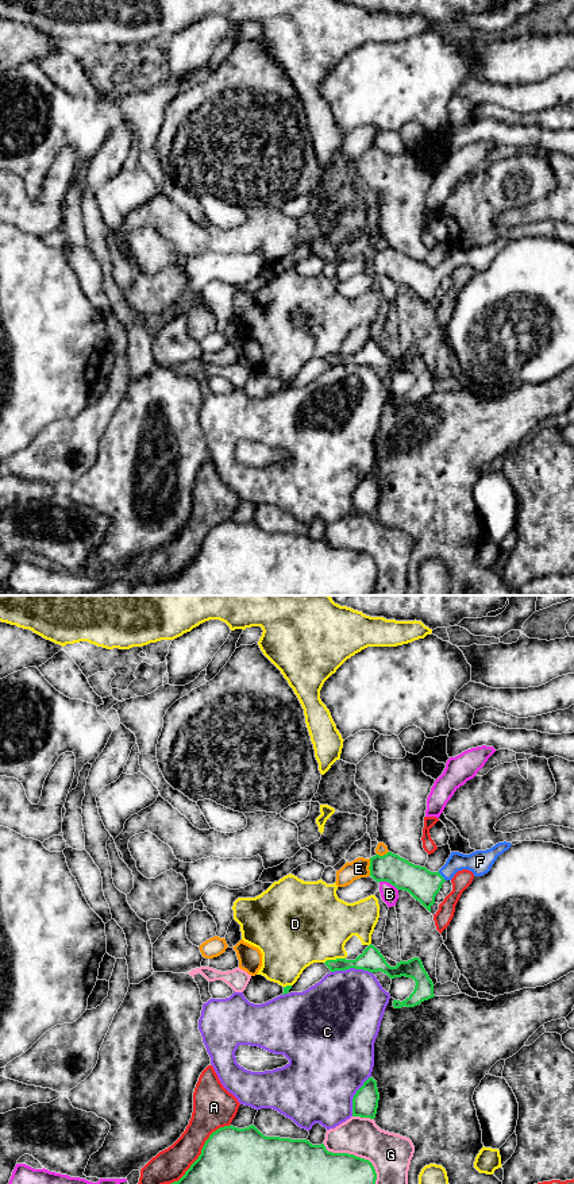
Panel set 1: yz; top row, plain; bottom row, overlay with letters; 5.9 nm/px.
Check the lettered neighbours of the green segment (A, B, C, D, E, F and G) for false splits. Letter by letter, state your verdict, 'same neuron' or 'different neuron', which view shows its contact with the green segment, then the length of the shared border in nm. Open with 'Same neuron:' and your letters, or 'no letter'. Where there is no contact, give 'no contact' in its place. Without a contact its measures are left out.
Same neuron: F
A: different neuron; meets green in yz; contact 700 nm long
B: different neuron; meets green in yz; contact 130 nm long
C: different neuron; meets green in yz; contact 240 nm long
D: different neuron; meets green in yz; contact 130 nm long
E: different neuron; meets green in yz; contact 100 nm long
F: same neuron; meets green in yz; contact 80 nm long
G: different neuron; meets green in yz; contact 460 nm long

